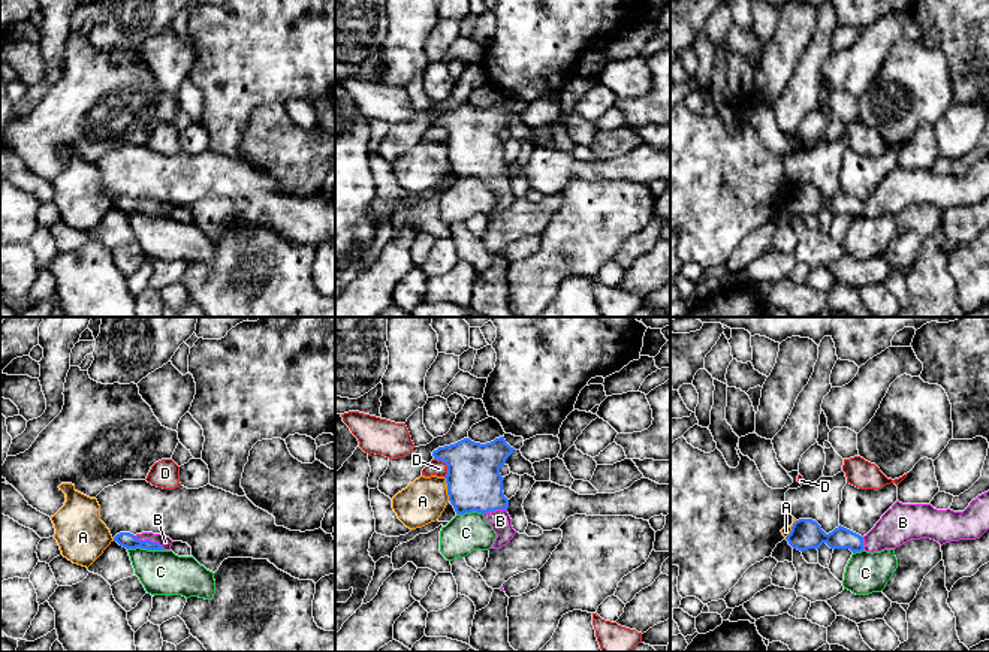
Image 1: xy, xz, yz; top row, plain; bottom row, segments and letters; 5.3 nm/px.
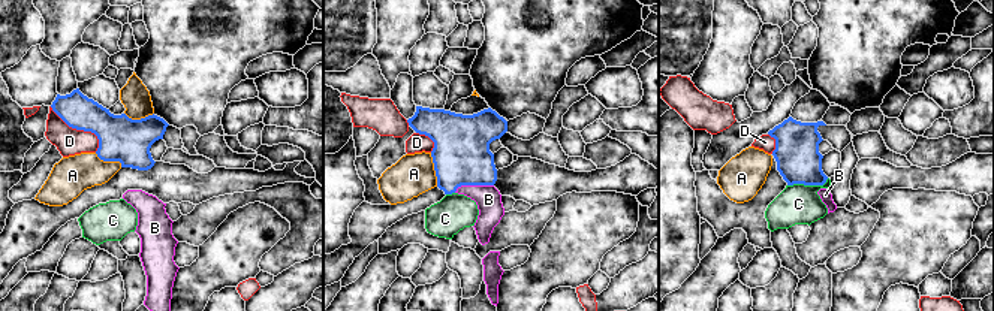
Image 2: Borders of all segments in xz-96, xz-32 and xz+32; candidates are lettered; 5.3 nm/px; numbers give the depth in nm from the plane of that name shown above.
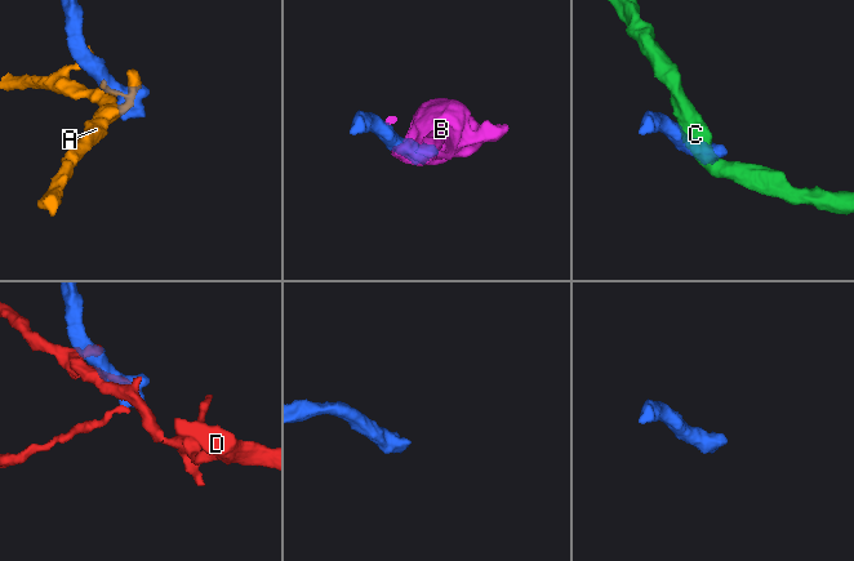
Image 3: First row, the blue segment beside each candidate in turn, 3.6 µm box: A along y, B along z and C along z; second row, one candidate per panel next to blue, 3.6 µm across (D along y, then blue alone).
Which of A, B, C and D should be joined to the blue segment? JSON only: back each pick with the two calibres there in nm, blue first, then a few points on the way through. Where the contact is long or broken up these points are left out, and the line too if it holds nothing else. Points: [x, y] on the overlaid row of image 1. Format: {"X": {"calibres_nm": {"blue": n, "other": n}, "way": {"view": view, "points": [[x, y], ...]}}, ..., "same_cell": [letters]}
{"B": {"calibres_nm": {"blue": 90, "other": 70}, "way": {"view": "xy", "points": [[127, 540], [148, 540], [165, 542]]}}, "same_cell": ["B"]}

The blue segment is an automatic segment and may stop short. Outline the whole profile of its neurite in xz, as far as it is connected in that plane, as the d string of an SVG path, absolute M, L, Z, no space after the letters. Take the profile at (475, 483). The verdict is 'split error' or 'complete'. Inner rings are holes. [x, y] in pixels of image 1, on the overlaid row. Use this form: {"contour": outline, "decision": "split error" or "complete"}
{"contour": "M500 437L486 444L464 438L432 452L434 459L447 465L444 479L456 514L482 513L495 531L497 538L491 549L501 549L516 534L507 513L509 499L503 492L504 477L500 474L513 450Z", "decision": "split error"}

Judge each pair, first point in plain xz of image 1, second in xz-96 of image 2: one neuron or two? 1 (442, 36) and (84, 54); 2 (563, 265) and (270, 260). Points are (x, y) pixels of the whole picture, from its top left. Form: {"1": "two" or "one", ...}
{"1": "one", "2": "two"}

